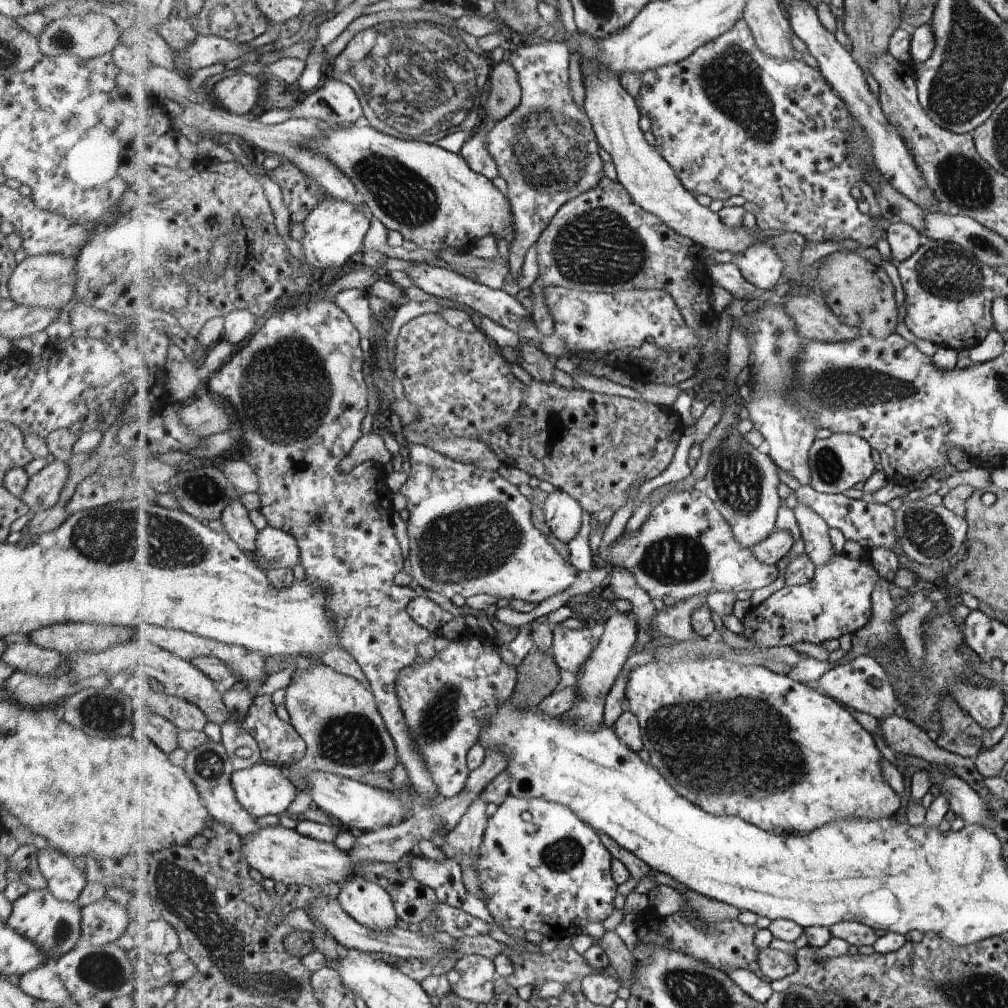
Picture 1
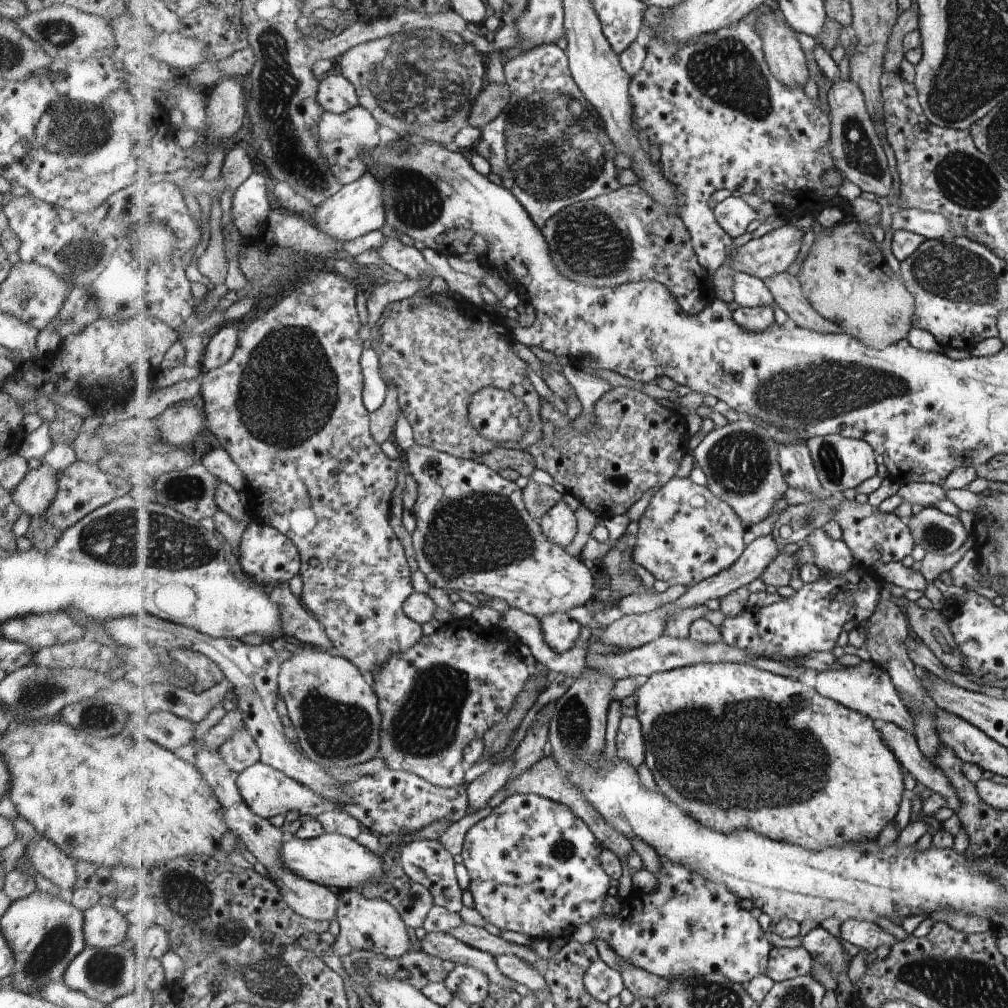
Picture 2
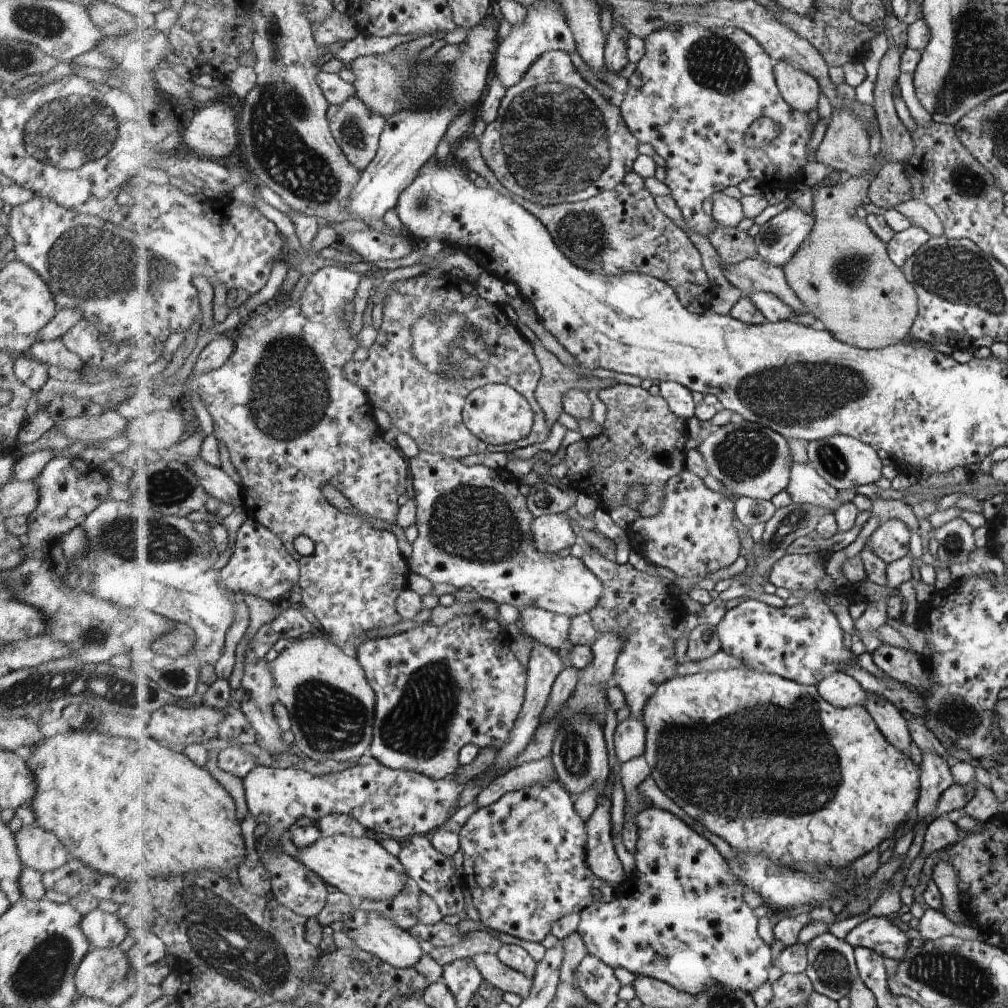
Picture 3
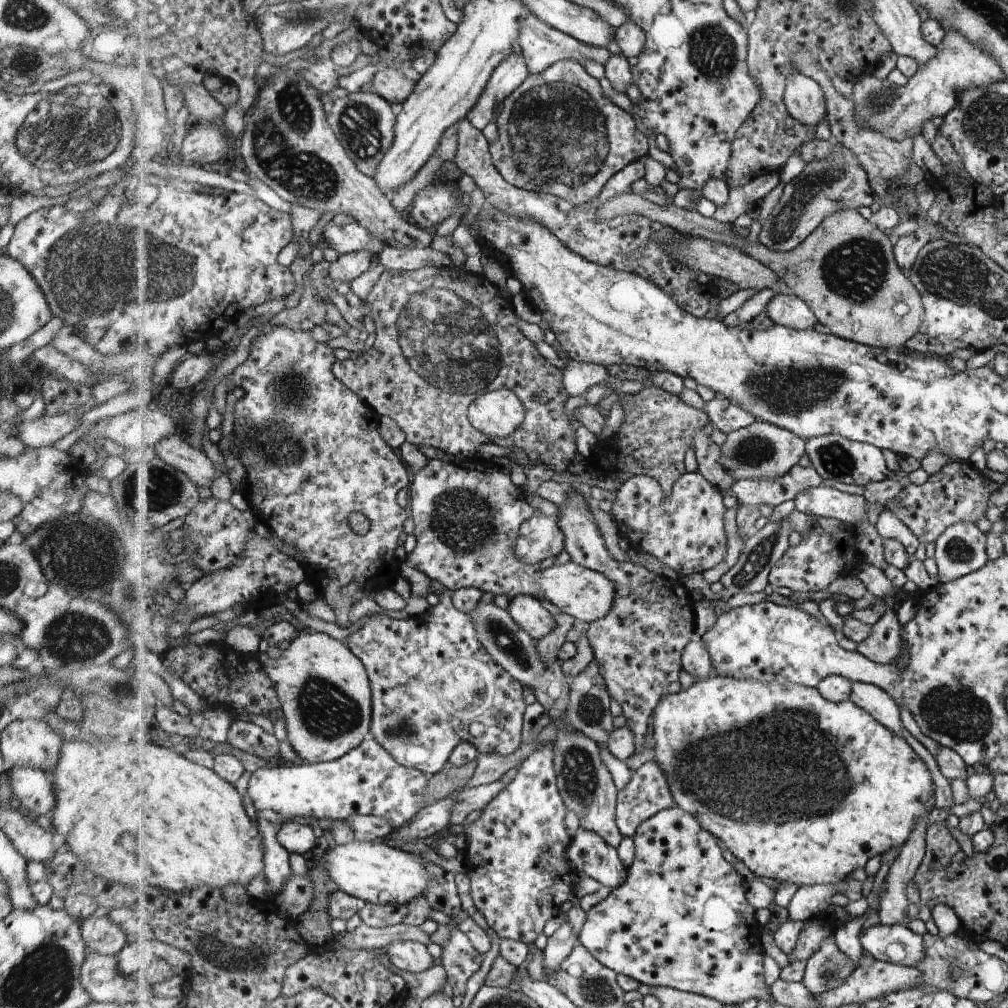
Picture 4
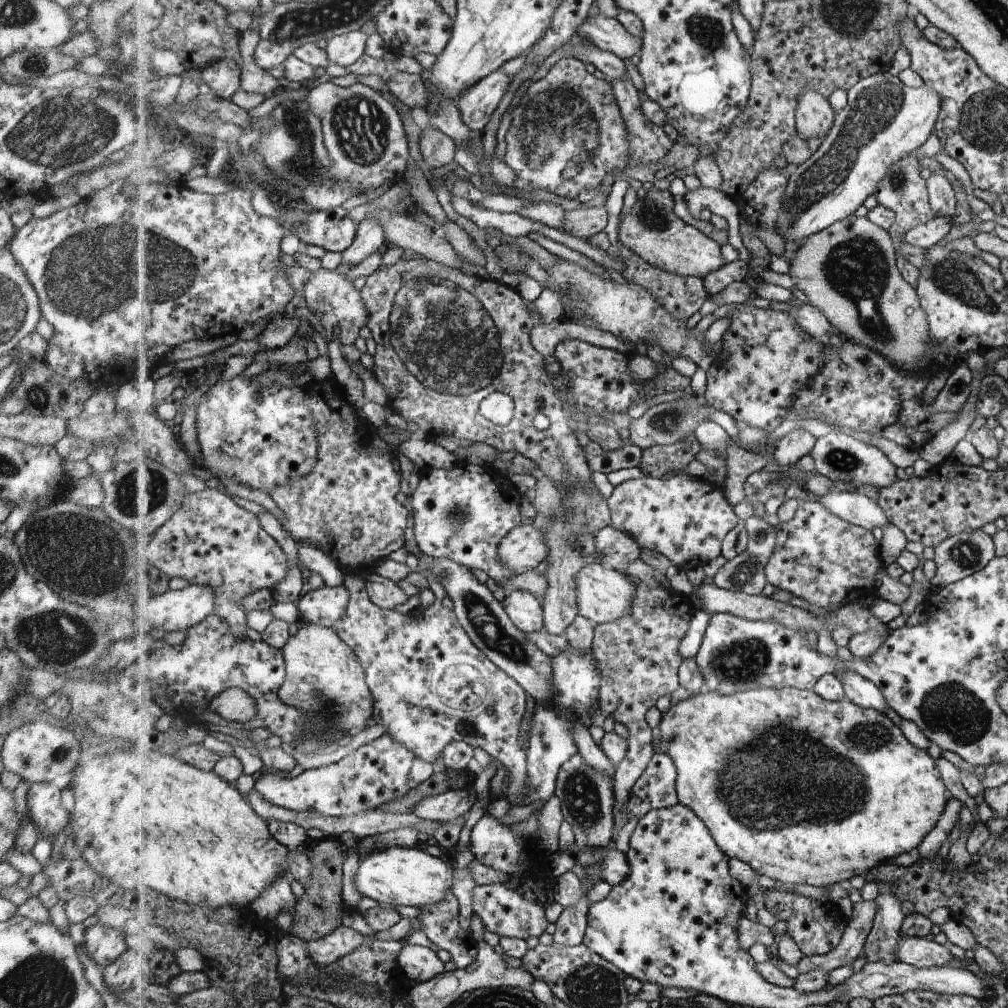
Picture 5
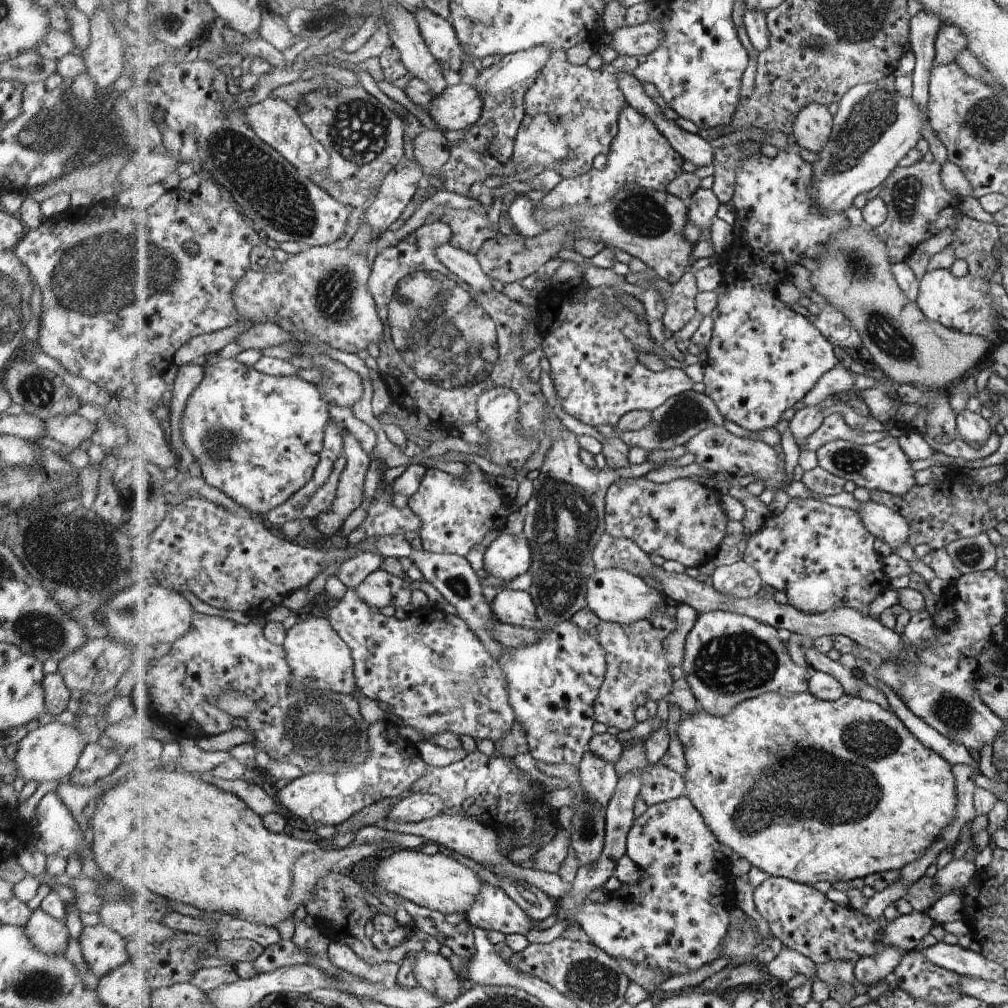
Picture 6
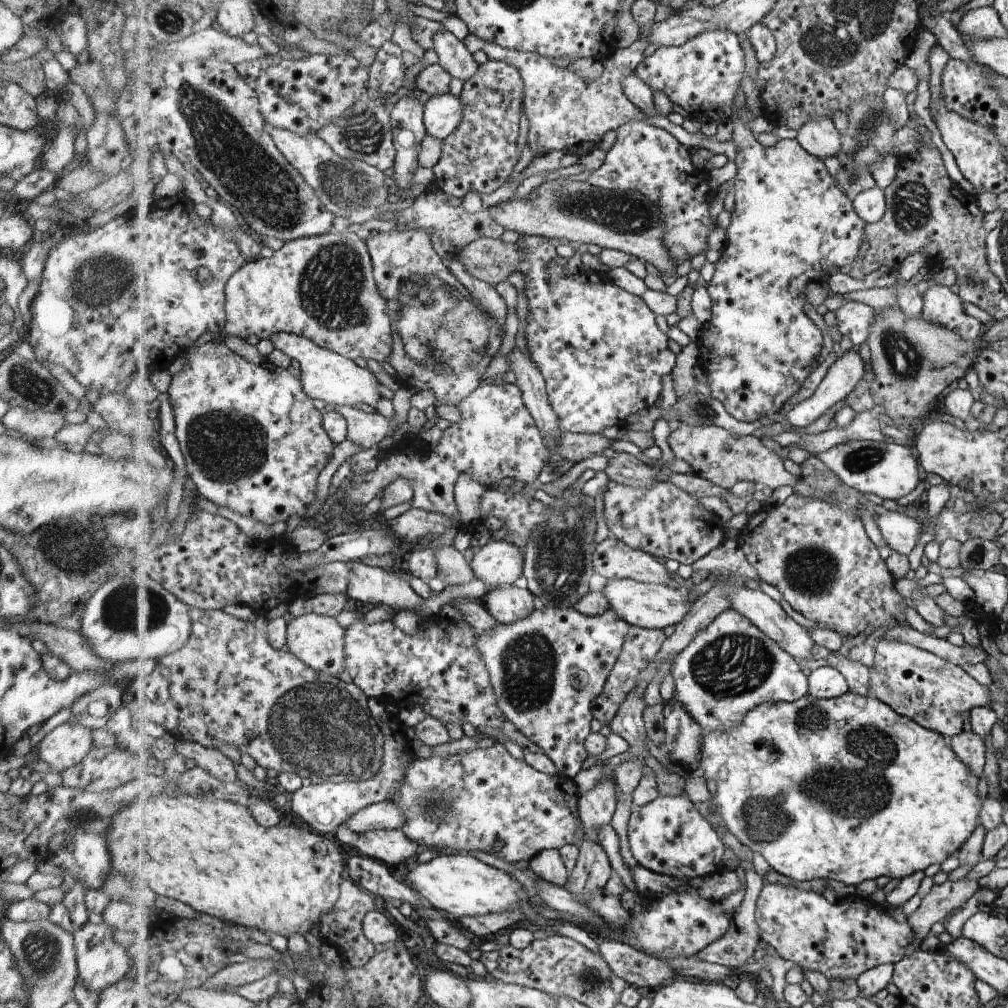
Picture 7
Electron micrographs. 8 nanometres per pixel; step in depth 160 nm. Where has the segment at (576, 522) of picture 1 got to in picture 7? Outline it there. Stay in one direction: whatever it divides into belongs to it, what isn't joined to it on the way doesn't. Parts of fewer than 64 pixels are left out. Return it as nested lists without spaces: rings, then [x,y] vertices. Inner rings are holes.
[[[510,539],[489,541],[470,560],[476,578],[494,588],[515,585],[524,575],[526,555]]]

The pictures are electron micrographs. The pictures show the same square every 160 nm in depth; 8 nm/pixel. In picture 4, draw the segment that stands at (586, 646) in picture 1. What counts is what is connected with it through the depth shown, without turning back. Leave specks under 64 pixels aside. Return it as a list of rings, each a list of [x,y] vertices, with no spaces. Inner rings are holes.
[[[517,595],[510,601],[508,611],[515,622],[537,642],[556,627],[555,615],[551,614],[537,597]]]

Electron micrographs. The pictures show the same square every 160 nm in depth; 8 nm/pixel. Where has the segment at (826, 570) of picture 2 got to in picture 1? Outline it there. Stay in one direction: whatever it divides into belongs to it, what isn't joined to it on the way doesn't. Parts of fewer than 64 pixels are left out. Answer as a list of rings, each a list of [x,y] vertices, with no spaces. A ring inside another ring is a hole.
[[[799,503],[794,508],[795,516],[806,546],[805,553],[816,566],[829,564],[838,553],[830,538],[829,524],[813,508]]]

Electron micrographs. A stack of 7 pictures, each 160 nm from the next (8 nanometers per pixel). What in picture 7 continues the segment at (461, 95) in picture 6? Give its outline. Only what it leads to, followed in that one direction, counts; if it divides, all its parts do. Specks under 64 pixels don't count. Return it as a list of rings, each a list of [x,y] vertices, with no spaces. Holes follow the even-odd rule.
[[[453,94],[433,95],[424,106],[424,123],[429,135],[444,140],[461,124],[464,104]]]

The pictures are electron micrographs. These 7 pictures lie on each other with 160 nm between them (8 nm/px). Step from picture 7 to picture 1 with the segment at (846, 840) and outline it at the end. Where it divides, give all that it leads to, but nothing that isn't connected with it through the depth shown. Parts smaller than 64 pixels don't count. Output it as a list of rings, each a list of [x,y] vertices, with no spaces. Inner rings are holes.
[[[699,658],[688,660],[675,660],[665,662],[657,660],[643,664],[641,668],[633,670],[629,674],[626,684],[625,697],[630,703],[632,711],[640,721],[644,748],[650,754],[650,762],[667,778],[682,796],[688,797],[693,804],[697,804],[706,812],[716,816],[739,816],[743,820],[751,822],[768,832],[777,834],[809,834],[829,822],[845,820],[845,818],[892,818],[901,808],[902,798],[895,794],[895,790],[889,786],[889,782],[883,776],[881,768],[881,750],[877,748],[877,742],[872,734],[869,734],[847,707],[831,696],[815,688],[809,688],[799,681],[795,681],[789,675],[775,674],[769,668],[762,665],[745,665],[727,658]]]

